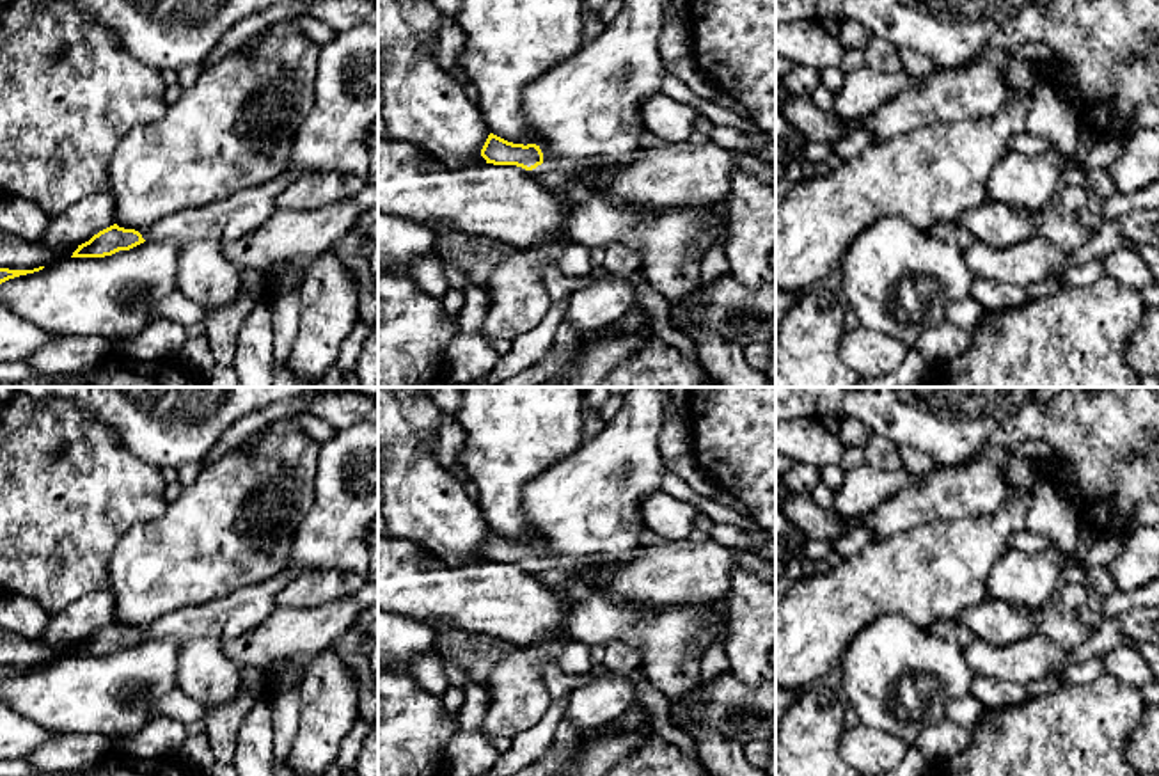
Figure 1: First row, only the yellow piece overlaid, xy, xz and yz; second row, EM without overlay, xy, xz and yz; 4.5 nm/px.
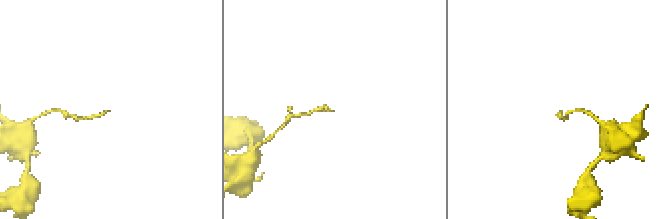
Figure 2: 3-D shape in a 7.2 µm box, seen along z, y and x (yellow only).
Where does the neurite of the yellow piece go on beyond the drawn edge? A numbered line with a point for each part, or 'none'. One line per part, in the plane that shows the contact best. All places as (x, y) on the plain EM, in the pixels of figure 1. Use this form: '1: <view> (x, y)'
1: xy (244, 609)

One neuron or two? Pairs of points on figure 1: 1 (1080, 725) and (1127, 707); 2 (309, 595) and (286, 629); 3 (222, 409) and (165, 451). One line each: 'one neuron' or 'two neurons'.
1: one neuron
2: two neurons
3: one neuron

